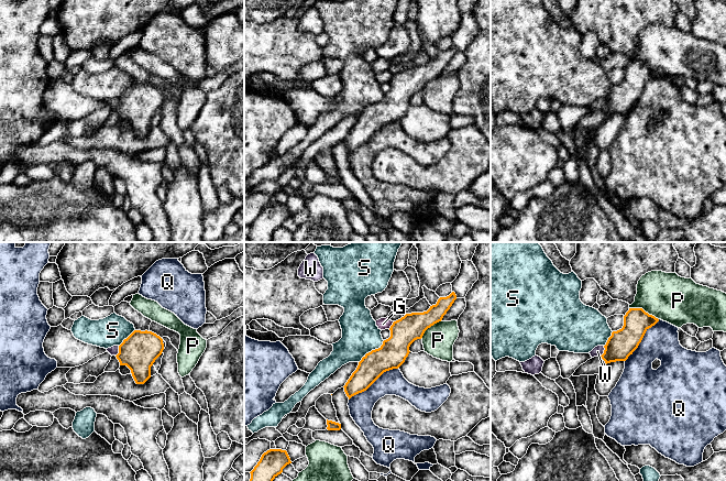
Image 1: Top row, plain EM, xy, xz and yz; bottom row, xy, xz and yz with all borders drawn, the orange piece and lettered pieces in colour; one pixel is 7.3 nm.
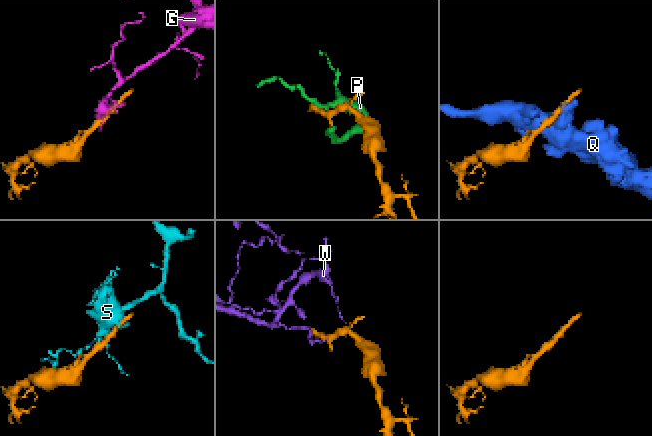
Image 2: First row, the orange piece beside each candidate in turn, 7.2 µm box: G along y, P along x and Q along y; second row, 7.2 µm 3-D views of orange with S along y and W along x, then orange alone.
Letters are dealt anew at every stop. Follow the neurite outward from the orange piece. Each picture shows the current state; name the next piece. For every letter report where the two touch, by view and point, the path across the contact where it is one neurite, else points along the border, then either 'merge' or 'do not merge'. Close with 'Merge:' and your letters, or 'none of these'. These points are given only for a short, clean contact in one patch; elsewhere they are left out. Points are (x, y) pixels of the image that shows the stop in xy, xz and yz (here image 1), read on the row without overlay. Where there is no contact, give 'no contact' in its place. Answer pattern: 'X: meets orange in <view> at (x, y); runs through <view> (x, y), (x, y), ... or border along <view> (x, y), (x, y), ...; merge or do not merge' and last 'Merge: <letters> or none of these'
G: meets orange in xz at (392, 78); border along xz (394, 75), (388, 82); do not merge
P: meets orange in yz at (642, 63); do not merge
Q: meets orange in xz at (373, 135); do not merge
S: meets orange in xz at (372, 104); border along xz (384, 94), (377, 101), (369, 105), (359, 116); do not merge
W: meets orange in yz at (604, 105); border along yz (604, 99), (604, 105), (600, 109); do not merge
Merge: none of these

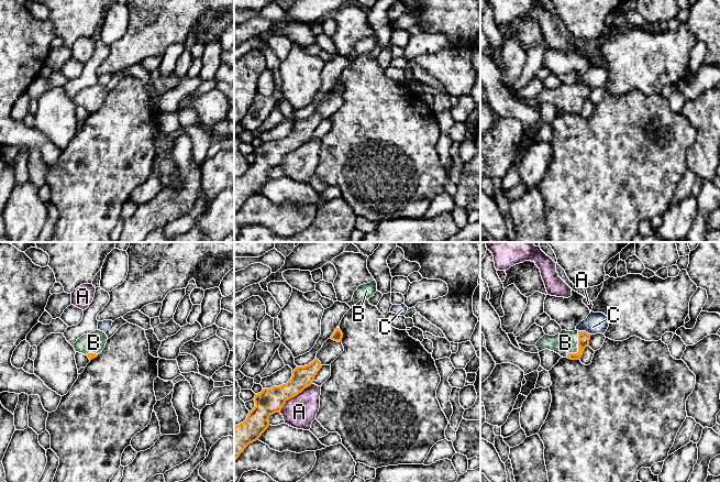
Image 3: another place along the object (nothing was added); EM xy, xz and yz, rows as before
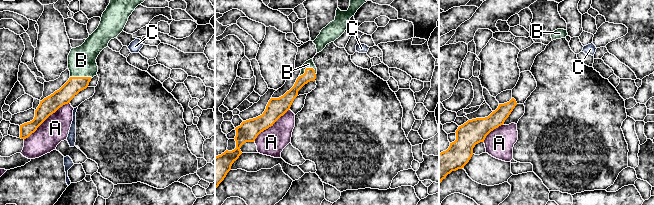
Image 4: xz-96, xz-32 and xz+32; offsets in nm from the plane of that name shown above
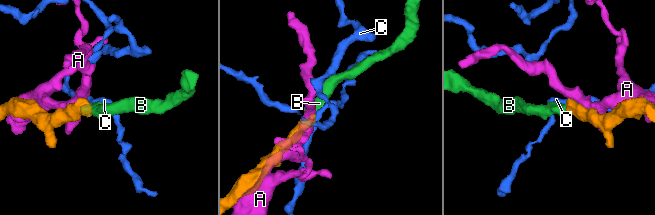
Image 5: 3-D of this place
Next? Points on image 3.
A: meets orange in xz at (294, 150); do not merge
B: meets orange in yz at (578, 101); runs through yz (584, 90), (578, 96), (578, 101), (565, 96); merge
C: meets orange in yz at (585, 85); border along yz (578, 84), (585, 84), (590, 88); do not merge
Merge: B

